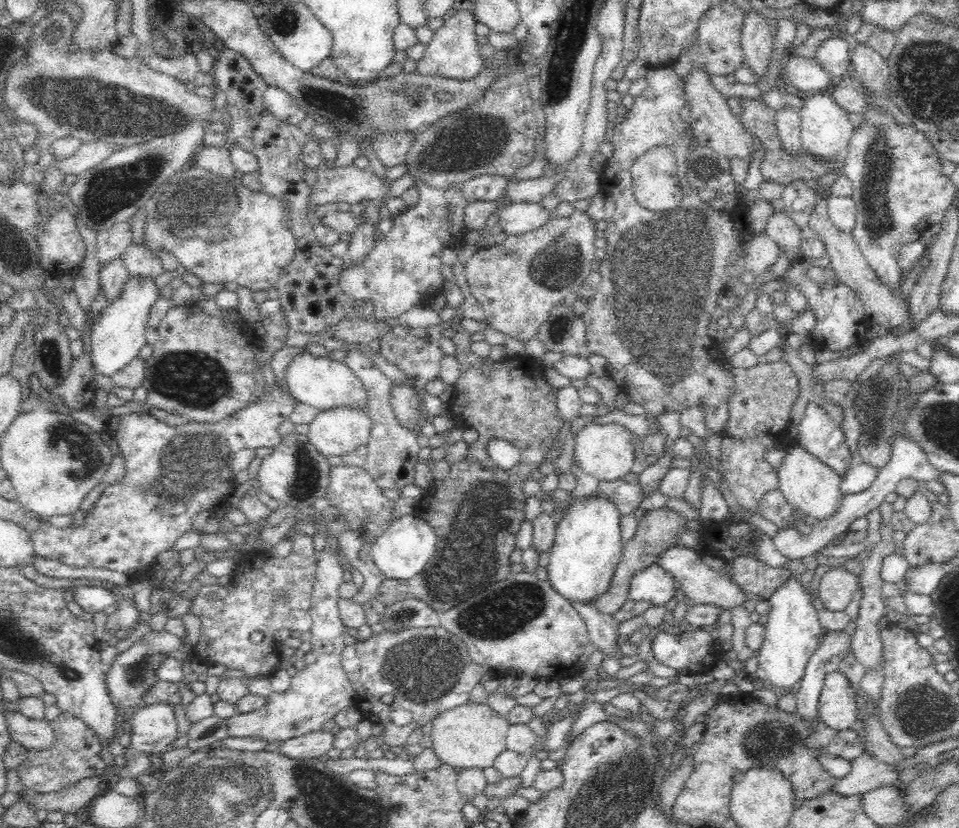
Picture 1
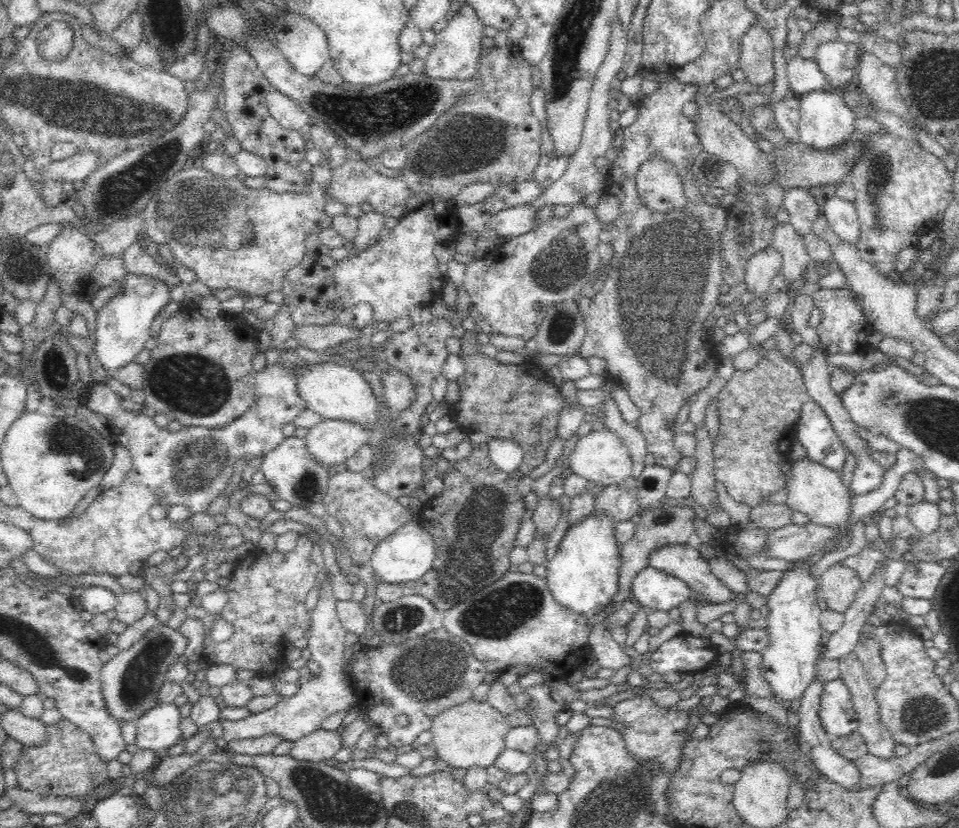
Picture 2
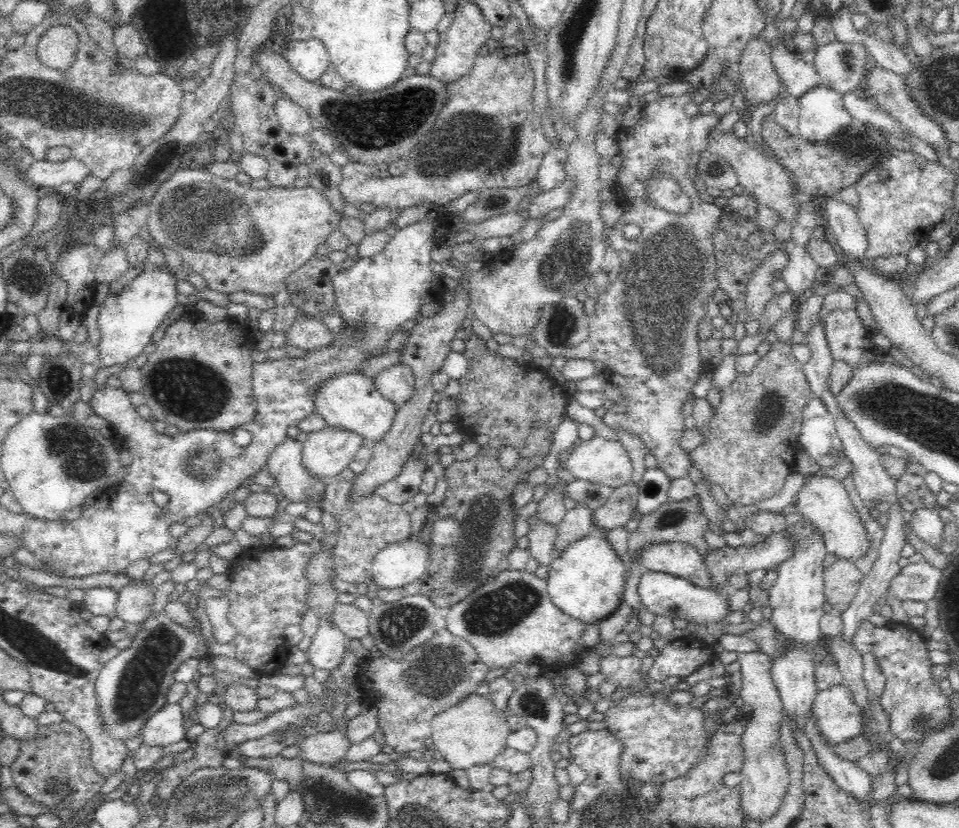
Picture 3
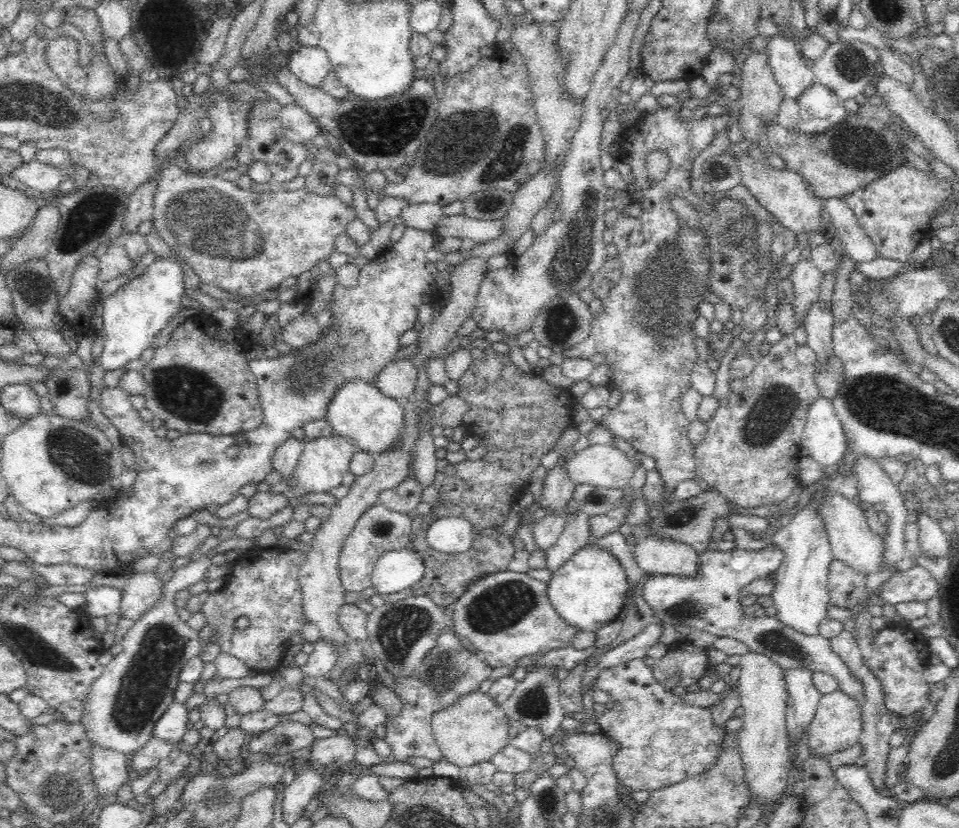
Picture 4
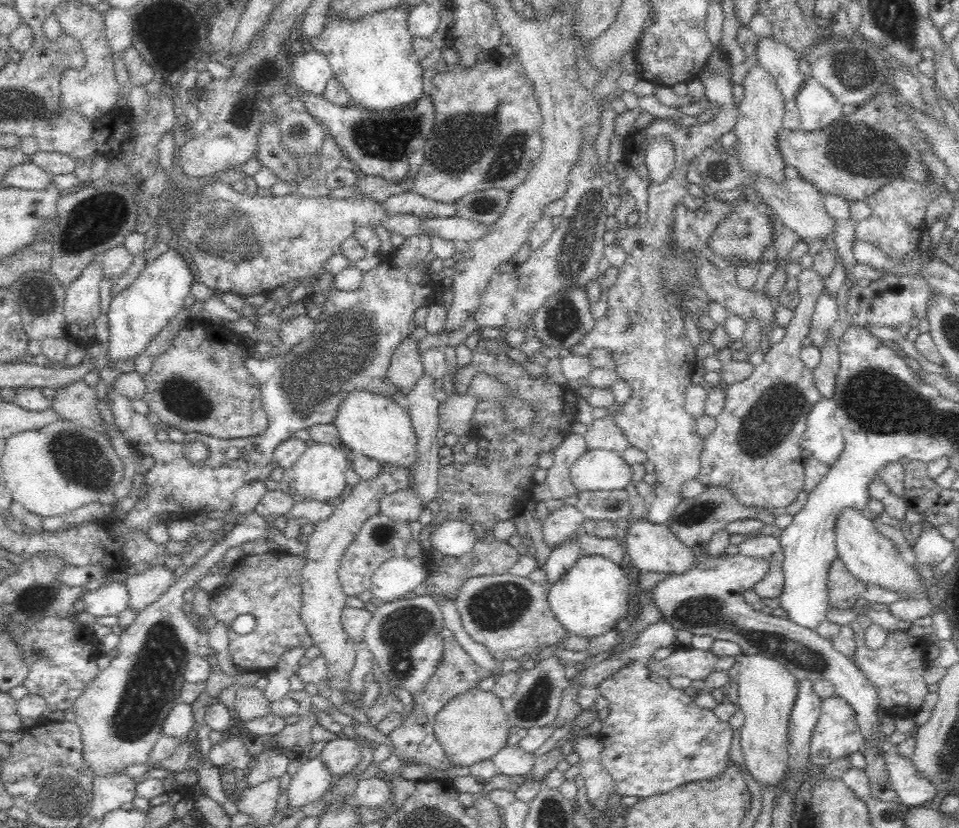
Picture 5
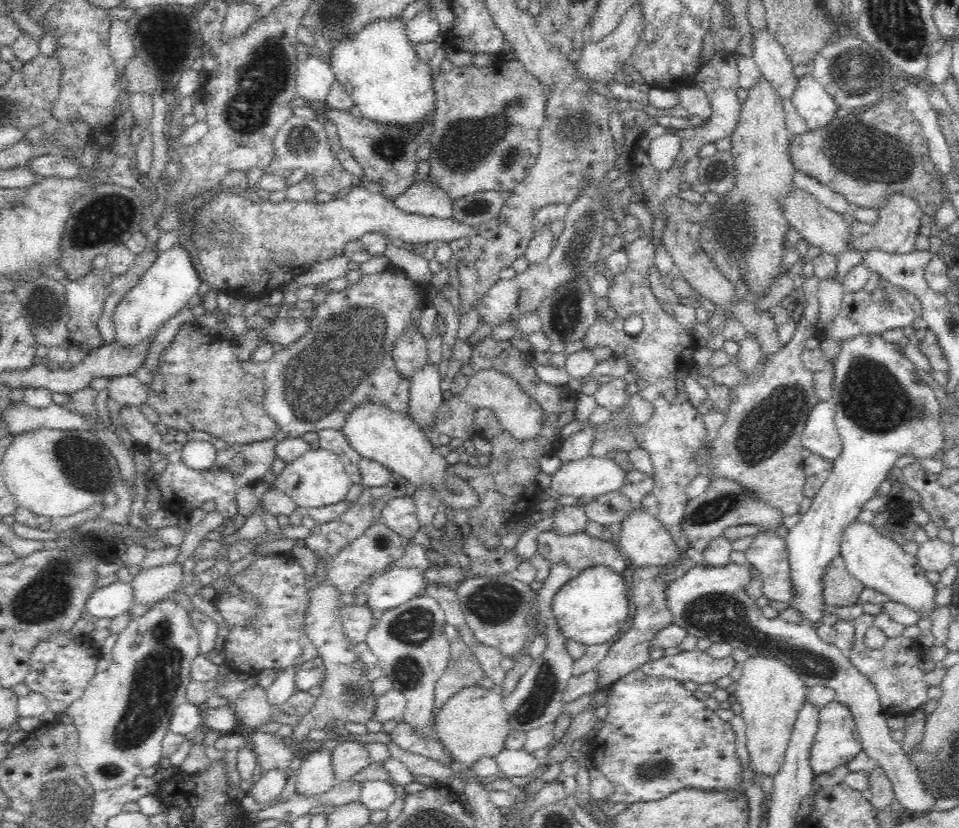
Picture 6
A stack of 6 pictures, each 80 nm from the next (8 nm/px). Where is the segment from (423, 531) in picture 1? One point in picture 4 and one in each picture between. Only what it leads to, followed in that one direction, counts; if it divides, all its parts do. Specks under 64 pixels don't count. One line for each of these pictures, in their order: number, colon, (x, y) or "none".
2: (405, 557)
3: (400, 565)
4: (397, 571)

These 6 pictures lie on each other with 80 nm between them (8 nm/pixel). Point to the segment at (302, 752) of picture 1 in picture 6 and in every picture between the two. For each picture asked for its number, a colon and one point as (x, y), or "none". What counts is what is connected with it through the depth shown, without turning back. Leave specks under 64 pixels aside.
2: (320, 745)
3: (330, 747)
4: (331, 754)
5: (343, 755)
6: (349, 758)

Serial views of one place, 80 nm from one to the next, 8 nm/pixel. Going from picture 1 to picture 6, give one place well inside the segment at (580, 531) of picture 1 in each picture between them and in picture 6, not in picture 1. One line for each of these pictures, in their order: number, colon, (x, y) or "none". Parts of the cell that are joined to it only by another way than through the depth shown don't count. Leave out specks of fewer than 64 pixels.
2: (583, 577)
3: (587, 583)
4: (592, 590)
5: (592, 599)
6: (591, 609)

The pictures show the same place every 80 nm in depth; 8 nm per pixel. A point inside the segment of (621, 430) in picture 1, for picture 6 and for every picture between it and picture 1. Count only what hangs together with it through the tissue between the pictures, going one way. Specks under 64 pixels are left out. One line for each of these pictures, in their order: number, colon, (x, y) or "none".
2: (600, 457)
3: (599, 461)
4: (599, 466)
5: (599, 470)
6: (584, 479)

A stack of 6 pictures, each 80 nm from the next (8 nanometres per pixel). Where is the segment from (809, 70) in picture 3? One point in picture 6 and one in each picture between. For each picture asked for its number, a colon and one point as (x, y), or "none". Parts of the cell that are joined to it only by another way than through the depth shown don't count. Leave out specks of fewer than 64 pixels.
4: (784, 57)
5: (780, 62)
6: (770, 58)

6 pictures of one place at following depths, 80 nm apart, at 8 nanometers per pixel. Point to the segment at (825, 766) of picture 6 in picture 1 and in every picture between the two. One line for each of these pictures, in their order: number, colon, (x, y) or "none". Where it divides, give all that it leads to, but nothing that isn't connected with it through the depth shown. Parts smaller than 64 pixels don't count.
1: (837, 710)
2: (837, 715)
3: (837, 718)
4: (837, 725)
5: (836, 735)

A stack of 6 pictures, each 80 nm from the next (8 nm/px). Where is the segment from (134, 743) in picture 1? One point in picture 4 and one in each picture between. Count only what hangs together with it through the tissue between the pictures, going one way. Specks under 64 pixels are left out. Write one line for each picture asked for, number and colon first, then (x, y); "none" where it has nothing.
2: (158, 729)
3: (166, 727)
4: (173, 724)

